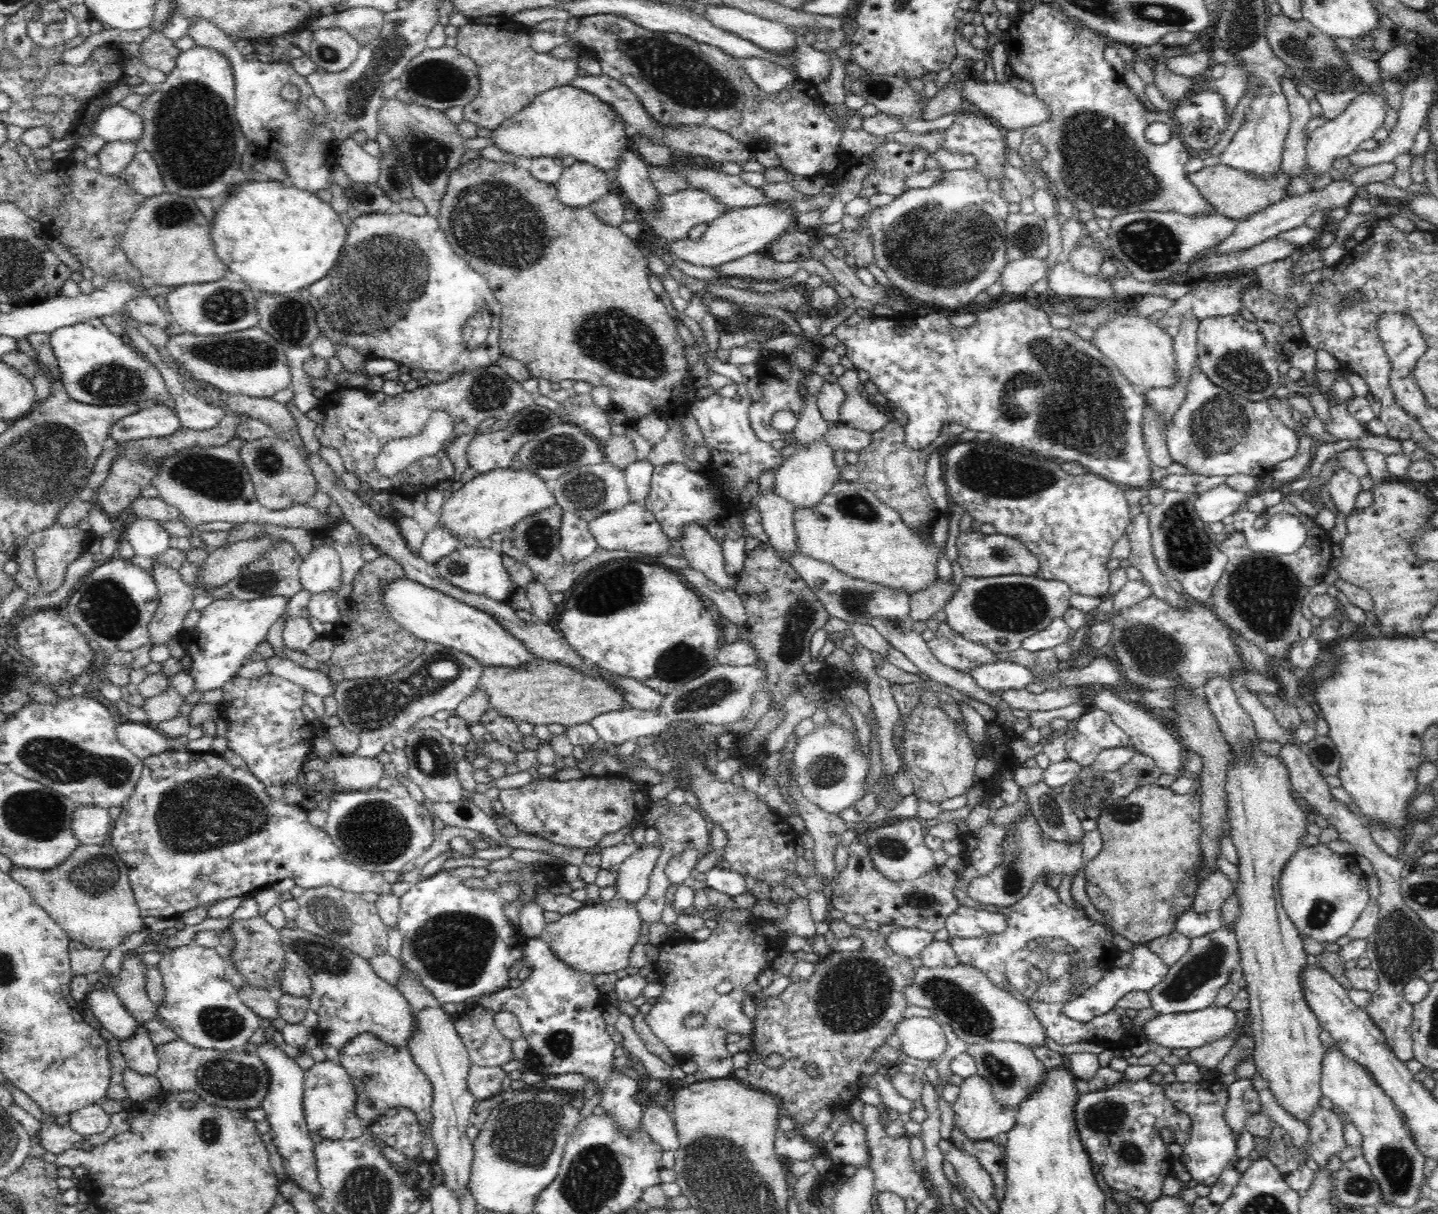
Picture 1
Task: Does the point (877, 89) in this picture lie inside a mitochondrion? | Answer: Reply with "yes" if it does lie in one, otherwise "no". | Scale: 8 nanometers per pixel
yes

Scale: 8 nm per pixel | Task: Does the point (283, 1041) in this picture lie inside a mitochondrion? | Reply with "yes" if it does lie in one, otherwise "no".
no

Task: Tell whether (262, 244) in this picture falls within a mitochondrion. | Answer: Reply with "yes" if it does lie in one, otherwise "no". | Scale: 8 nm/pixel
no

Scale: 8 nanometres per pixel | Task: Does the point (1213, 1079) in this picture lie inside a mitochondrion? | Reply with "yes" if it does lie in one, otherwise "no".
no

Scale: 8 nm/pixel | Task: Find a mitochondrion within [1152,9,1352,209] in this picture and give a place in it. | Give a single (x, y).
(1293, 45)

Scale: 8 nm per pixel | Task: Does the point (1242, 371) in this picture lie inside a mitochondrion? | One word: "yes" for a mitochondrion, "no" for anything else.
yes

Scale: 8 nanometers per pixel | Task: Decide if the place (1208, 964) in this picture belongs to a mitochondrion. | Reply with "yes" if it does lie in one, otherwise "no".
yes

